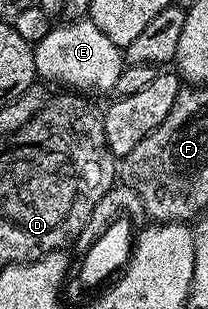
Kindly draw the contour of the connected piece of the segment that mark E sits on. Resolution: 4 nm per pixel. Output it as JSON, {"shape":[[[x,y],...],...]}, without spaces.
{"shape":[[[89,18],[62,22],[59,25],[59,28],[58,25],[51,27],[50,33],[34,45],[35,73],[43,81],[55,80],[58,84],[67,84],[70,87],[67,89],[78,94],[113,93],[116,78],[120,78],[120,70],[124,66],[123,49],[117,48]]]}

